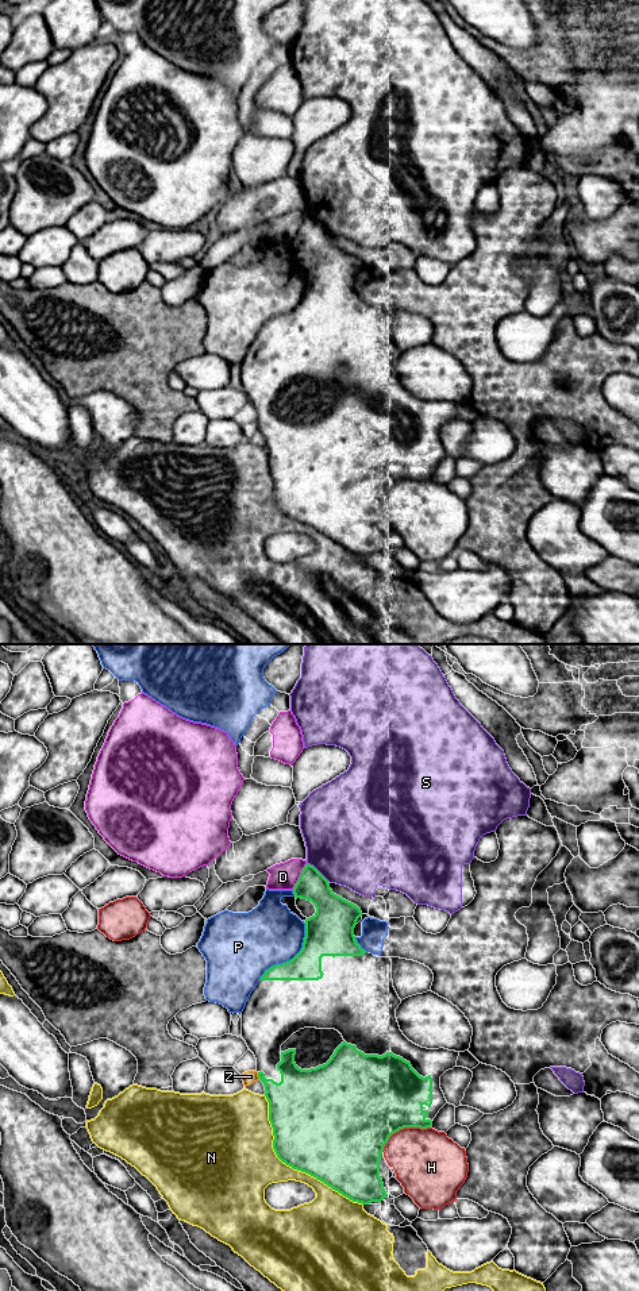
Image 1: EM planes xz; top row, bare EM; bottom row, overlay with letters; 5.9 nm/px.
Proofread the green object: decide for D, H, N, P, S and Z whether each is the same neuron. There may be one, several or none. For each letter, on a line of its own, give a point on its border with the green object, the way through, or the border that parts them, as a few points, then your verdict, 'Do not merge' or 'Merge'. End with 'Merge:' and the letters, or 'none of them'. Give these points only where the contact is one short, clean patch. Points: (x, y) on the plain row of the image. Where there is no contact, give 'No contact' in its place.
D: Touches green at xz (300, 228). Boundary: xz (307, 215), (292, 241). Do not merge
H: Touches green at xz (403, 480). Do not merge
N: Touches green at xz (289, 517). Do not merge
P: Touches green at xz (293, 309). Do not merge
S: Touches green at xz (316, 222). Do not merge
Z: Touches green at xz (258, 428). Do not merge
Merge: none of them

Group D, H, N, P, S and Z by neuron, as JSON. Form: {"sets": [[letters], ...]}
{"sets": [["D"], ["H"], ["N"], ["P"], ["S"], ["Z"]]}

